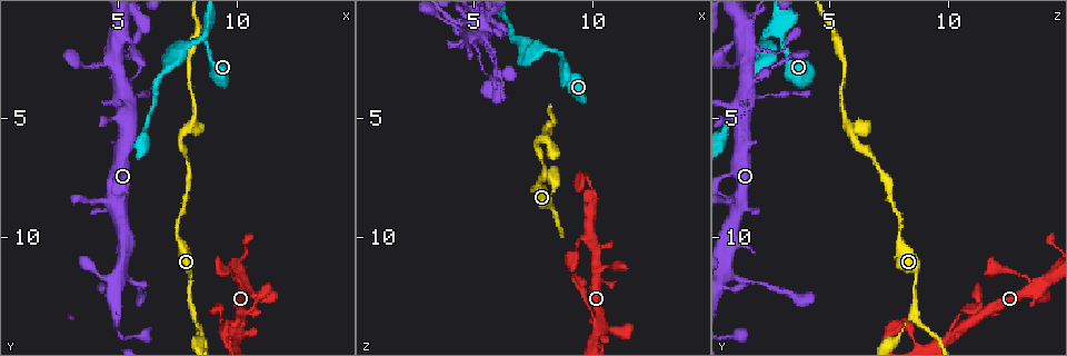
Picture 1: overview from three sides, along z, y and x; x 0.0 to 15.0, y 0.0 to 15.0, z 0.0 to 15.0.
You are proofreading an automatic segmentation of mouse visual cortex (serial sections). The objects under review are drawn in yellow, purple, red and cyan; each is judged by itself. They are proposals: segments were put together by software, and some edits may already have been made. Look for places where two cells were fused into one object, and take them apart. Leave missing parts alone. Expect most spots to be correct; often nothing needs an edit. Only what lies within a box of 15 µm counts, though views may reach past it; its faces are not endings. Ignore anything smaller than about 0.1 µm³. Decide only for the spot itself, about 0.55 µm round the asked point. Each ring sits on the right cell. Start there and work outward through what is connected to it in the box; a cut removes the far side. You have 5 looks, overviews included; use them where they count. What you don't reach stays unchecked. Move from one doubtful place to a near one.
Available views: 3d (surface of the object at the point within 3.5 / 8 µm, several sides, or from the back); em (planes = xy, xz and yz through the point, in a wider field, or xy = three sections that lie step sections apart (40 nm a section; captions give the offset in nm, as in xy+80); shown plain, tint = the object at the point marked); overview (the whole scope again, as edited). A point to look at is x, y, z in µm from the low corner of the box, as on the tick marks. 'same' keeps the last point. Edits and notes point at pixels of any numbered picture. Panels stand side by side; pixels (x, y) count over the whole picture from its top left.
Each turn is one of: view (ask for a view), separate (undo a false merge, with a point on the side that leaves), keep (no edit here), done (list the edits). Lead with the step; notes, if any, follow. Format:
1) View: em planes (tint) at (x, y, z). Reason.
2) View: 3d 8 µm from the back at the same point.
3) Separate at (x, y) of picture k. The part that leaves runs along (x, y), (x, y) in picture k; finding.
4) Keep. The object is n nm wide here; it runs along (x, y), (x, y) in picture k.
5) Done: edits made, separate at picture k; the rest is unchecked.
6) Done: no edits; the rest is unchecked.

View: 3d 8 µm at (8.1, 13.3, 8.6). Three-way junction.

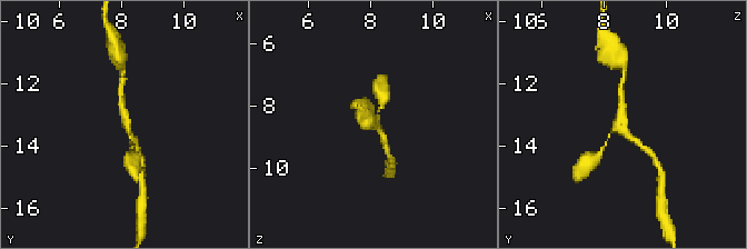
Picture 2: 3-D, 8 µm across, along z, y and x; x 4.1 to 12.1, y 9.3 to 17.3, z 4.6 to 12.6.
View: 3d 3.5 µm at (8.2, 13.4, 8.5).

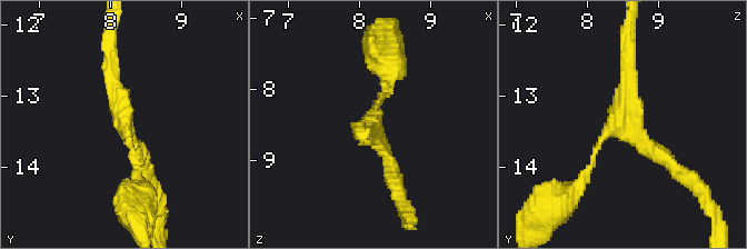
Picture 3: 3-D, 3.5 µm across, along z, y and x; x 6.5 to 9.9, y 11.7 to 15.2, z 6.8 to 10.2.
View: em xy step 1 (tint) at (8.15, 13.40, 8.50).

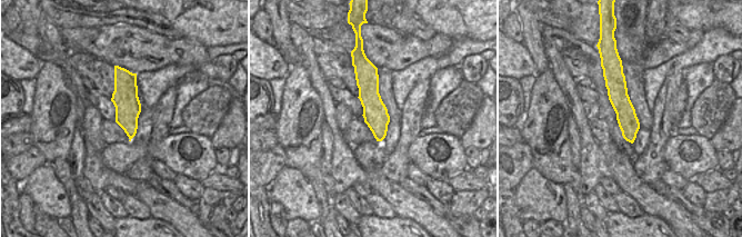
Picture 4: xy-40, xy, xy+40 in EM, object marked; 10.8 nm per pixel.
Keep. The arms are 100, 200, 200 nm wide; it runs along (628, 50), (623, 121), (596, 146), (583, 180) in picture 3; one cell here.

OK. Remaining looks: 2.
View: 3d 3.5 µm at (8.6, 1.4, 2.8). Three-way junction.

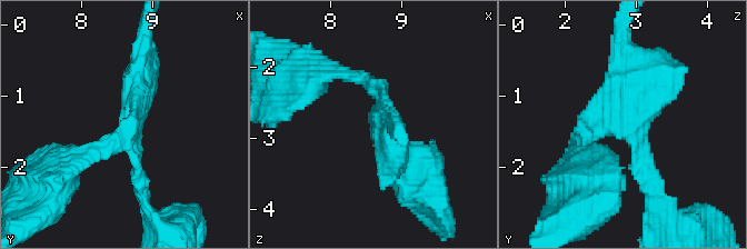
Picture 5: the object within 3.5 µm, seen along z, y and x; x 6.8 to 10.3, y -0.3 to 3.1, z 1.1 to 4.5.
View: em planes (tint) at the same point. Need the tissue.

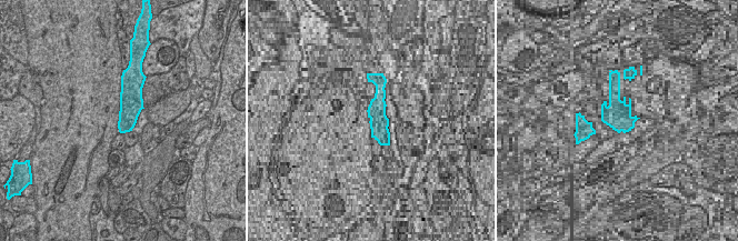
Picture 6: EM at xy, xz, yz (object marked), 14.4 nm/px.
Keep. It runs along (391, 153), (378, 91), (347, 75) in picture 5; all the same cell.

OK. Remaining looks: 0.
Done: no edits; the rest is unchecked.

